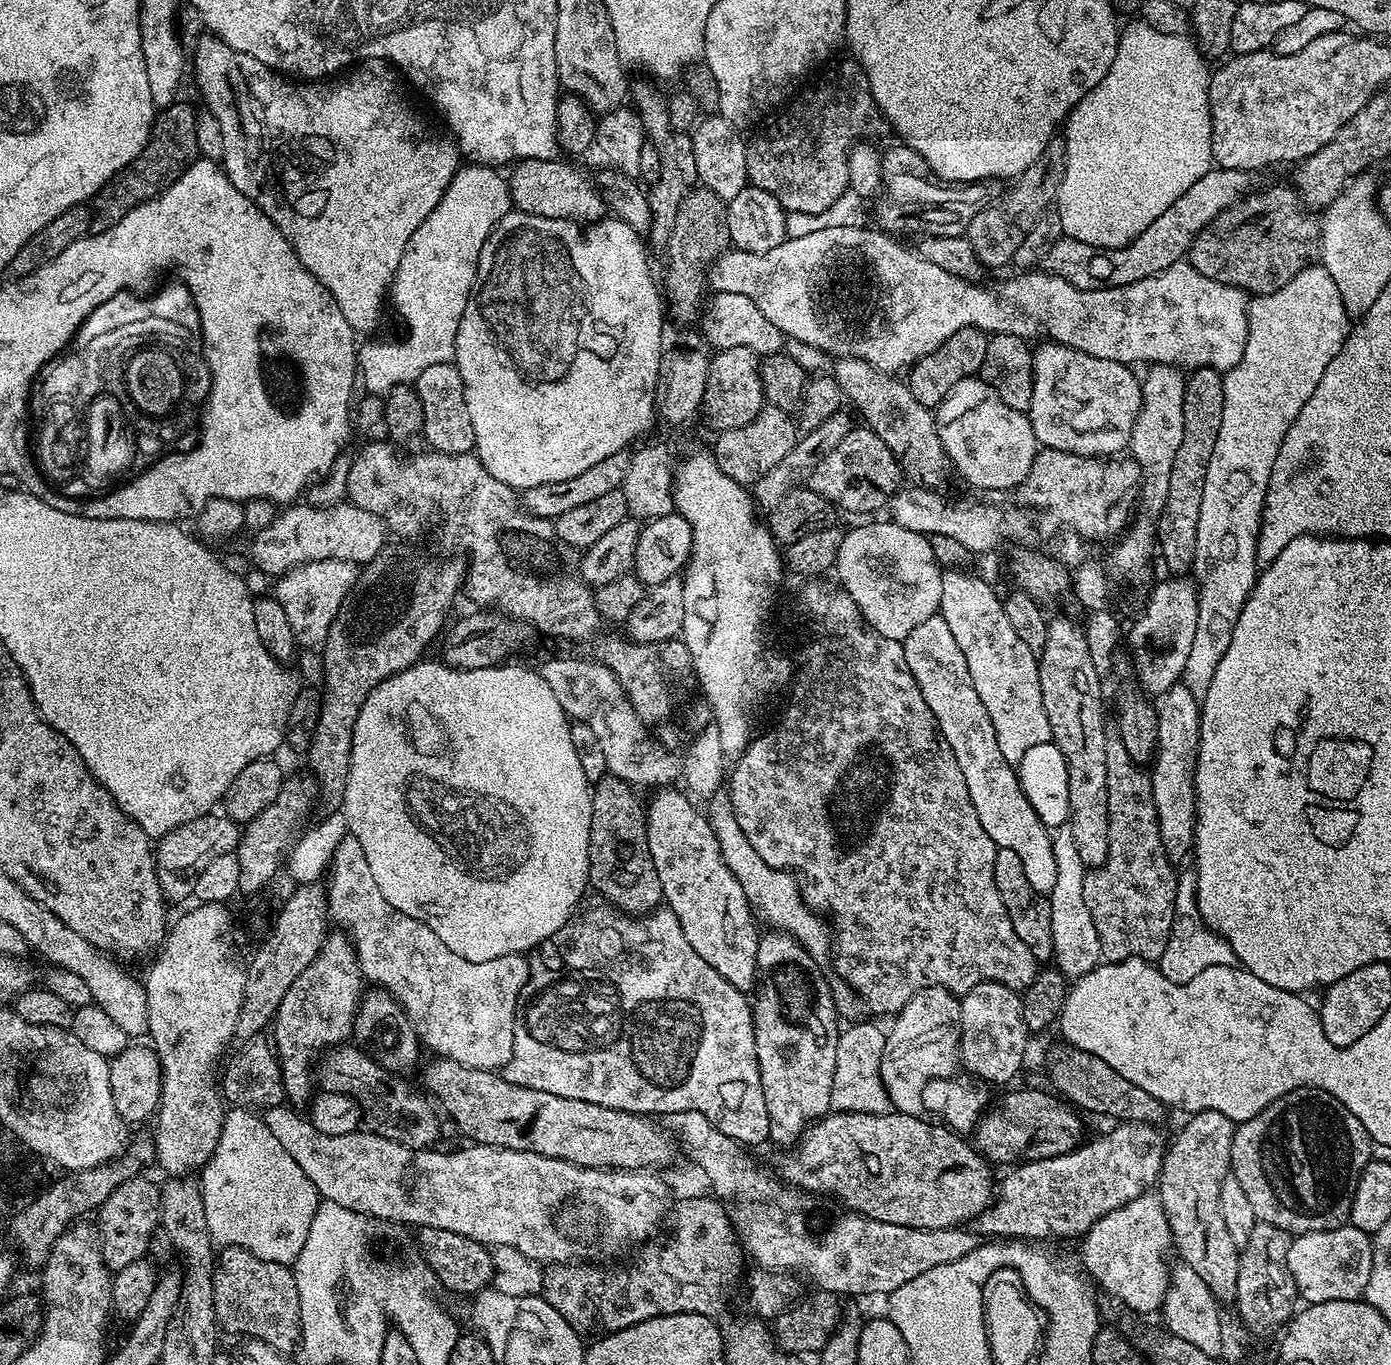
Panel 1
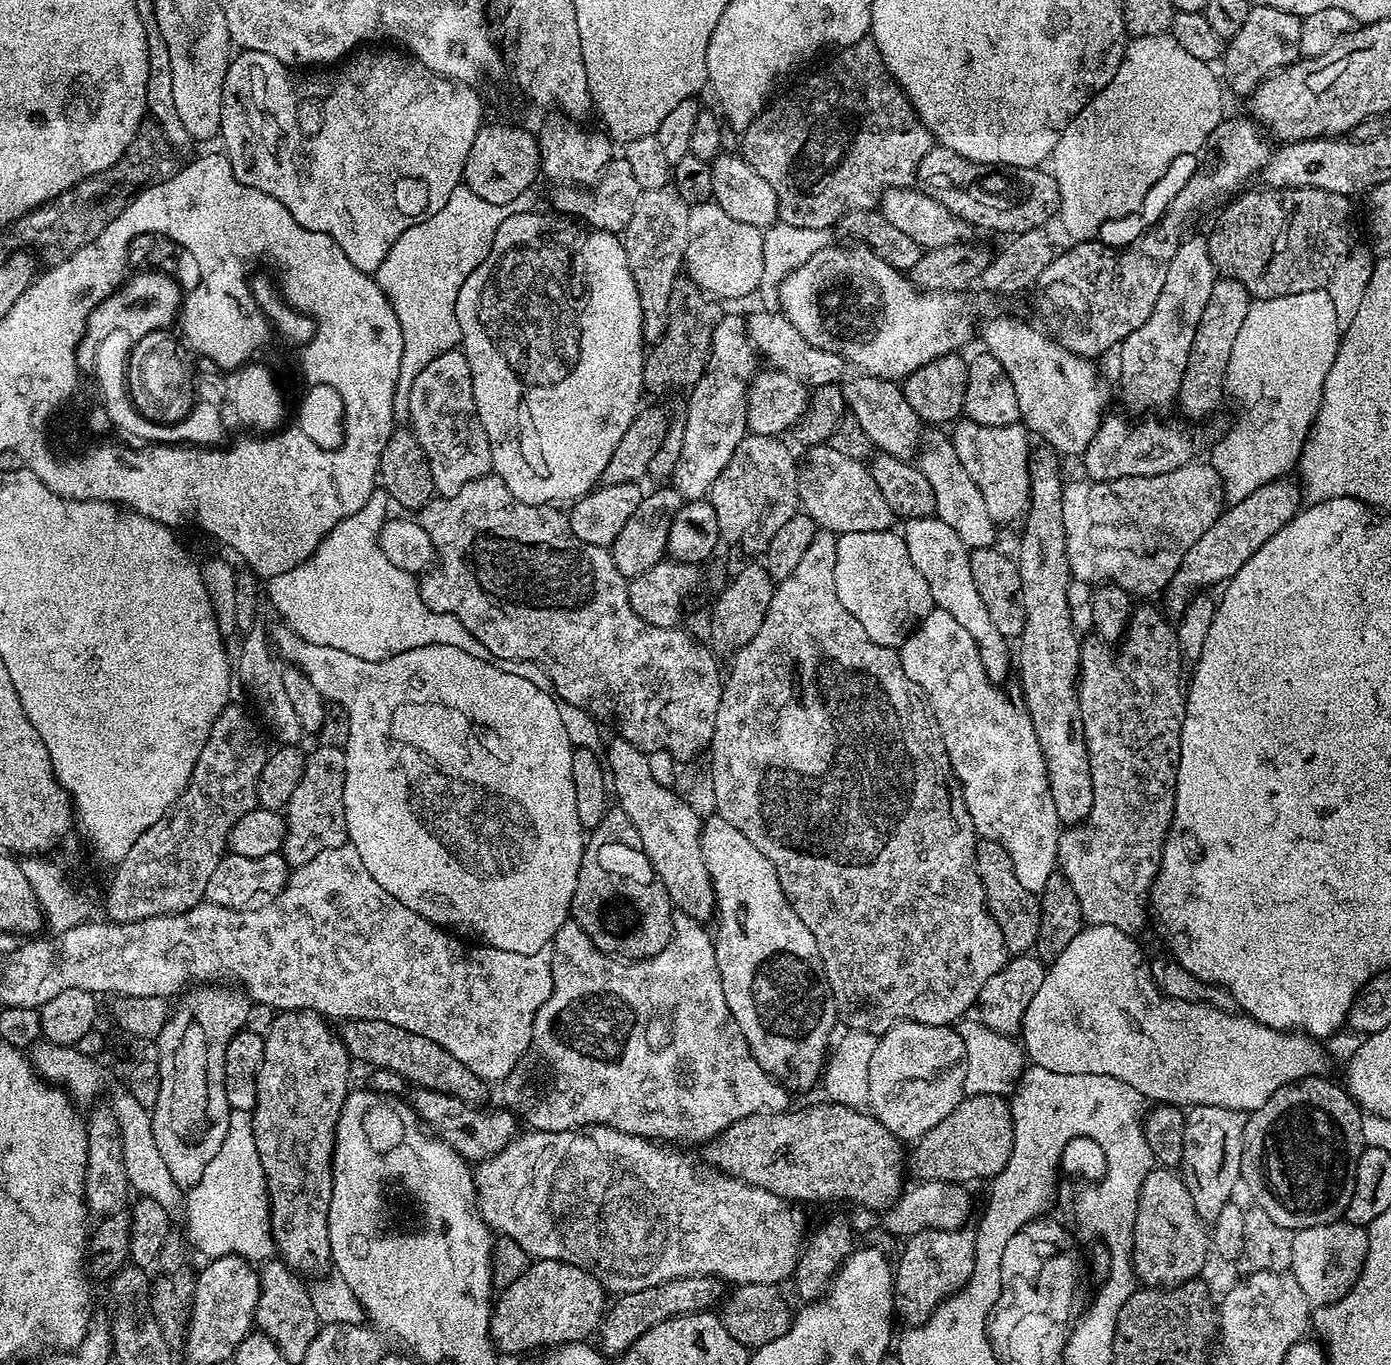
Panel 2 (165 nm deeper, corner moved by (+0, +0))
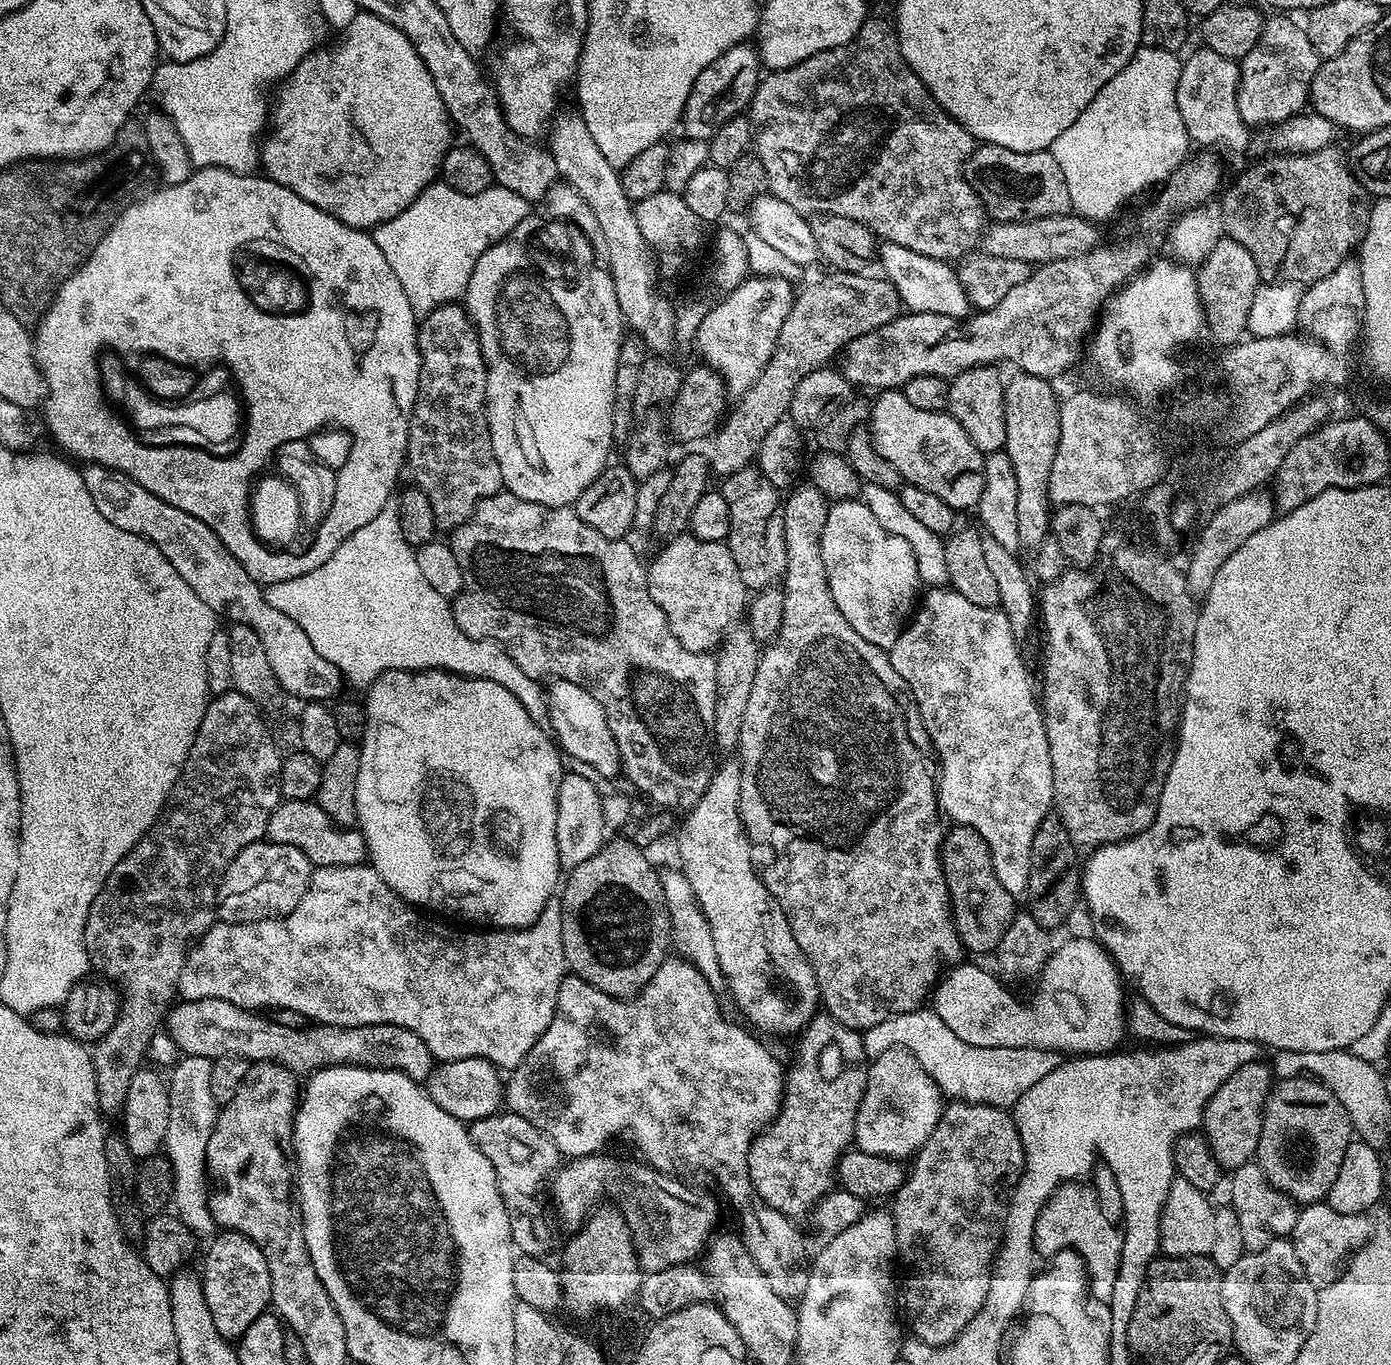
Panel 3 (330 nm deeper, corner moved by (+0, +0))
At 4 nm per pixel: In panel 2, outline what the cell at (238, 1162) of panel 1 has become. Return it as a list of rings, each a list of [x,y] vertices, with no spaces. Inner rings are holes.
[[[229,1111],[229,1130],[226,1138],[214,1155],[206,1170],[202,1171],[202,1178],[193,1188],[186,1192],[186,1212],[188,1208],[188,1228],[186,1236],[191,1247],[197,1248],[204,1258],[218,1256],[241,1256],[249,1262],[264,1262],[273,1255],[272,1219],[268,1213],[268,1187],[262,1170],[262,1162],[258,1158],[258,1148],[254,1146],[254,1130],[252,1117],[247,1112]]]

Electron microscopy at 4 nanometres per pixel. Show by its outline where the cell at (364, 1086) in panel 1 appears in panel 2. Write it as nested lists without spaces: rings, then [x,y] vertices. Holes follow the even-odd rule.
[[[429,1088],[411,1089],[410,1103],[421,1124],[431,1132],[437,1140],[444,1140],[460,1156],[469,1162],[488,1160],[498,1154],[511,1140],[518,1135],[517,1117],[507,1110],[500,1112],[487,1112],[487,1107],[467,1104],[445,1092],[435,1092]]]

